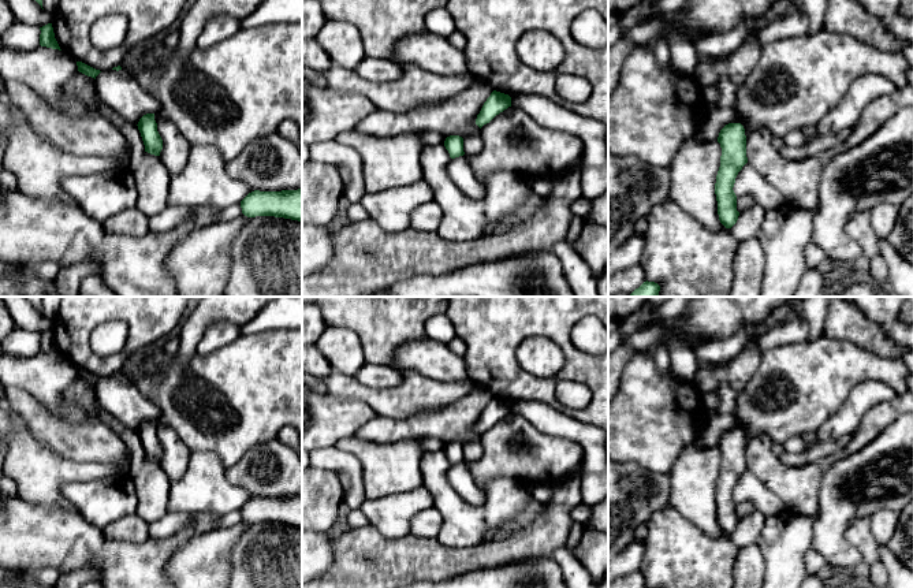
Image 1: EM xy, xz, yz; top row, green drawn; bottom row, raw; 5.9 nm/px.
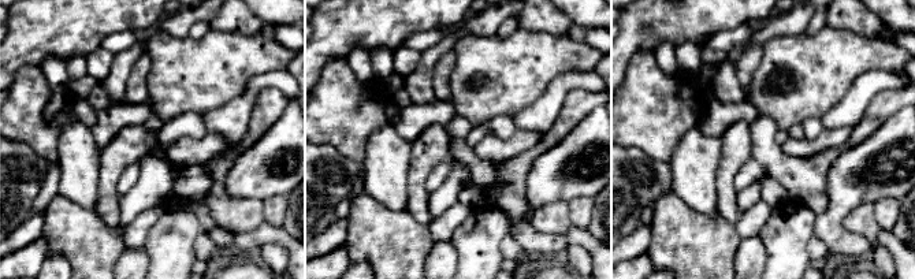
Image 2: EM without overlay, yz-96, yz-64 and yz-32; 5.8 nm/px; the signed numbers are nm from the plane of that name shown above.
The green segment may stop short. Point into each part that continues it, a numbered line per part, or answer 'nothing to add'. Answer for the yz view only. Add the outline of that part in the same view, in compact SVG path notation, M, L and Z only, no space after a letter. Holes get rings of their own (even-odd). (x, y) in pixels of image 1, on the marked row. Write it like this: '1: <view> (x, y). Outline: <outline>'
nothing to add

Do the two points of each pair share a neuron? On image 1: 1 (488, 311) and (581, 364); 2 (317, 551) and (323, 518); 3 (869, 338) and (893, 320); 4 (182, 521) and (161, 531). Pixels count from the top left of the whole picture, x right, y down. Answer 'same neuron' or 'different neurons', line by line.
1: same neuron
2: different neurons
3: different neurons
4: same neuron

